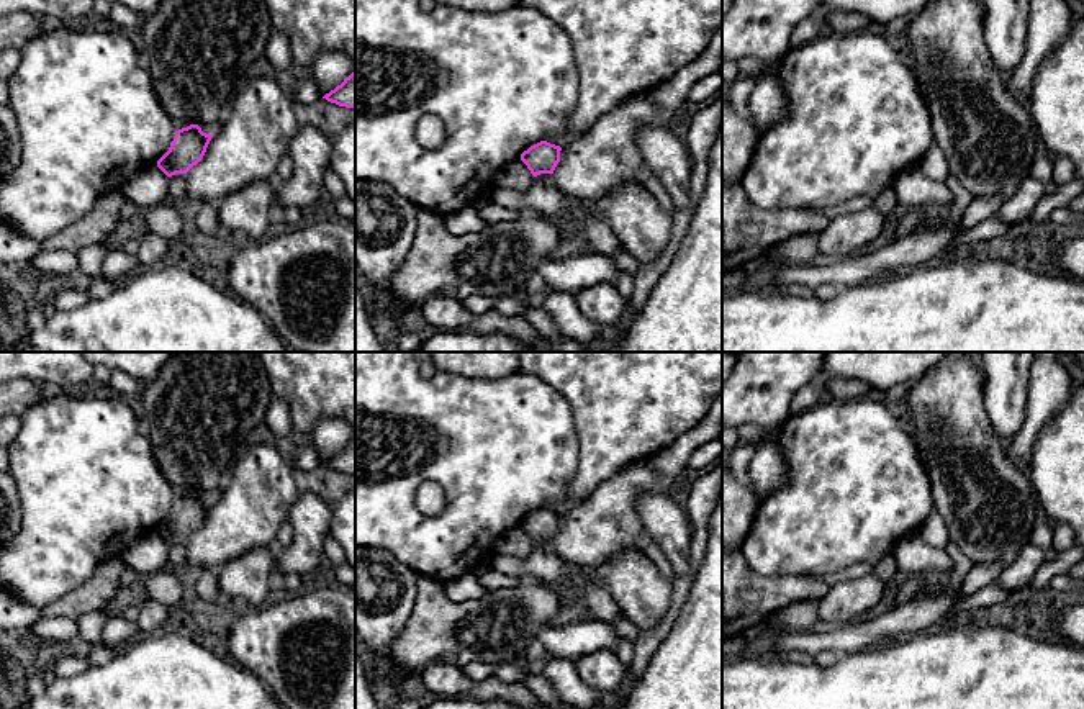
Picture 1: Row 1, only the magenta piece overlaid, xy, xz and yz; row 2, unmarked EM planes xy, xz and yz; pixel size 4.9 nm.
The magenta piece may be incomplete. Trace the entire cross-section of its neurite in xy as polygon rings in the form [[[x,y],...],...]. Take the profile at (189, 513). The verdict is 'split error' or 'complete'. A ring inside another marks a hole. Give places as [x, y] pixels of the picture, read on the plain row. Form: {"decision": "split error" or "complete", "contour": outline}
{"decision": "split error", "contour": [[[190,491],[175,499],[169,517],[149,534],[136,539],[121,555],[126,567],[139,575],[154,575],[170,568],[169,545],[175,540],[187,540],[196,532],[211,508],[213,501],[201,498],[198,491]]]}

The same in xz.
{"decision": "split error", "contour": [[[540,508],[511,529],[498,544],[496,555],[526,558],[540,540],[553,540],[560,529],[560,513]]]}

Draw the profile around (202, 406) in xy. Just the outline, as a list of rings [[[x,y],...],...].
[[[174,352],[157,377],[142,383],[141,398],[146,409],[141,422],[165,480],[178,496],[198,491],[203,499],[215,501],[226,486],[247,437],[265,421],[273,396],[259,352]]]

